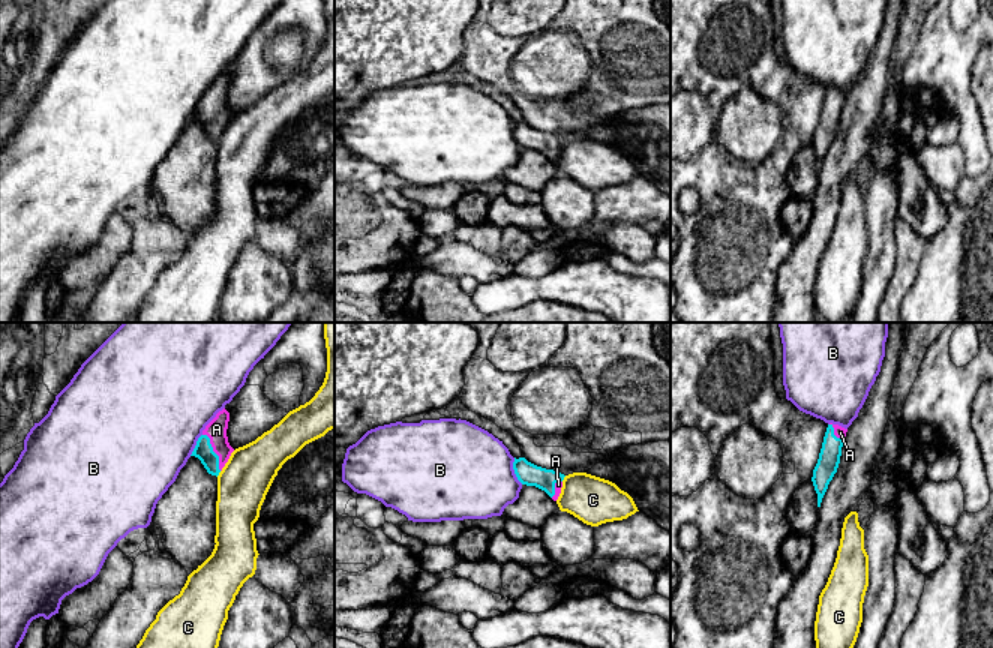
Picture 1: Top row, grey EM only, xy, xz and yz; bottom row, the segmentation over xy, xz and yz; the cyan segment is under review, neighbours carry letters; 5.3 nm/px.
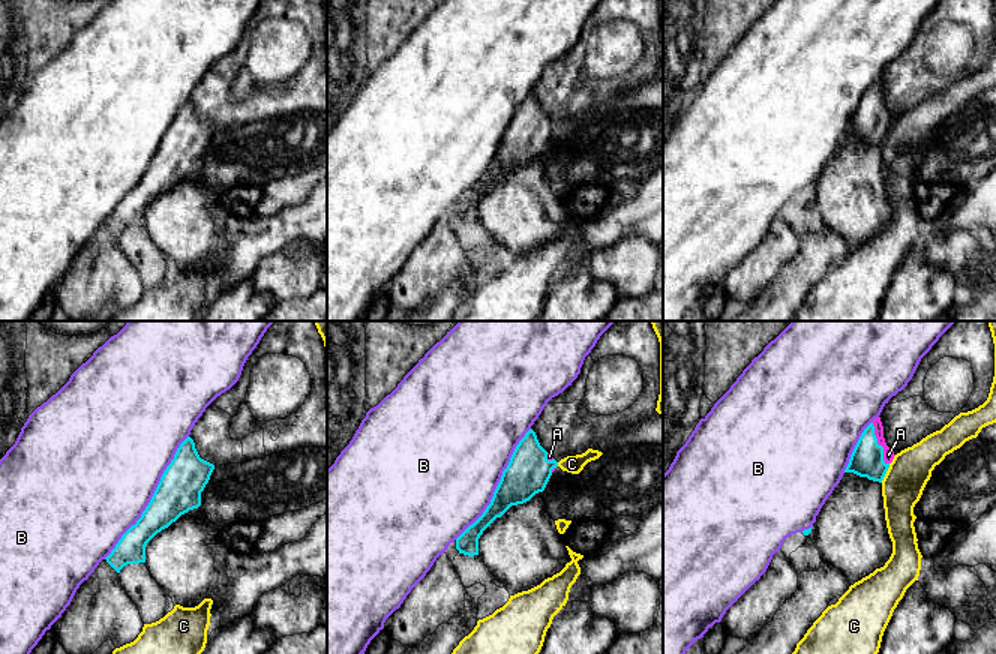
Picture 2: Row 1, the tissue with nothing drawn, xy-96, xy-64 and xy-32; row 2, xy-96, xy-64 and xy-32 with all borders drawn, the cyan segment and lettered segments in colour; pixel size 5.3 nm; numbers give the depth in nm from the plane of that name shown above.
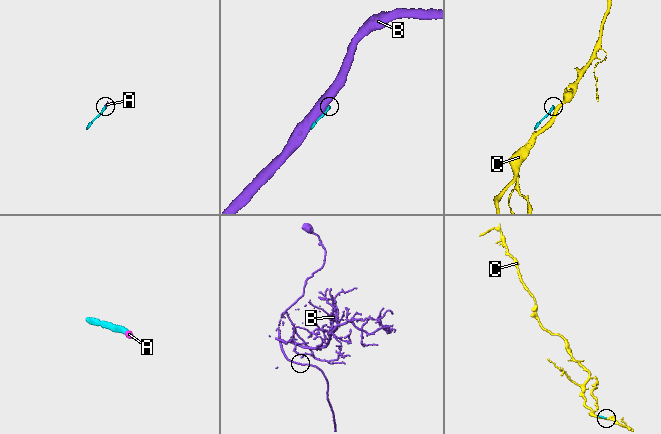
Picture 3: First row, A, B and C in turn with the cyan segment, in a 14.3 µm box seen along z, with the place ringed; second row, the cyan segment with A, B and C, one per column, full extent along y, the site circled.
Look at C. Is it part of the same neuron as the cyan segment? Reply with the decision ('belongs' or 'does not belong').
does not belong

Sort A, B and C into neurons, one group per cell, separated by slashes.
A / B / C

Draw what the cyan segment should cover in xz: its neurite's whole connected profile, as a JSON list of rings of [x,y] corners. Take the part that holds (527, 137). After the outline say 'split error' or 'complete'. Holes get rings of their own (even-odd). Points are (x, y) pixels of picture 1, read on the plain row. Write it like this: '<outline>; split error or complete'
[[[514,122],[513,134],[522,148],[536,150],[544,154],[554,165],[558,164],[566,141],[564,138],[537,130],[525,122]]]; split error

